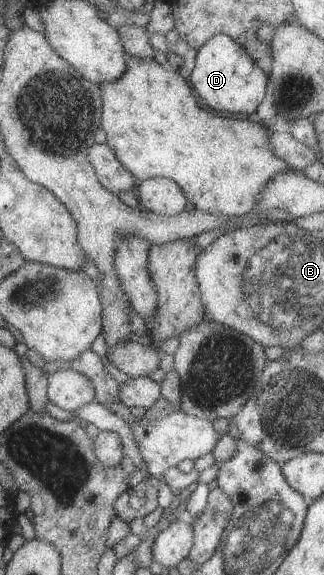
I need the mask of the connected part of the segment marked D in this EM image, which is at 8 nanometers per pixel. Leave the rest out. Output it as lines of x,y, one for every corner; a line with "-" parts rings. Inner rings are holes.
228,35
213,36
197,51
195,69
189,74
189,84
213,112
252,115
267,94
269,78
253,61
247,50

